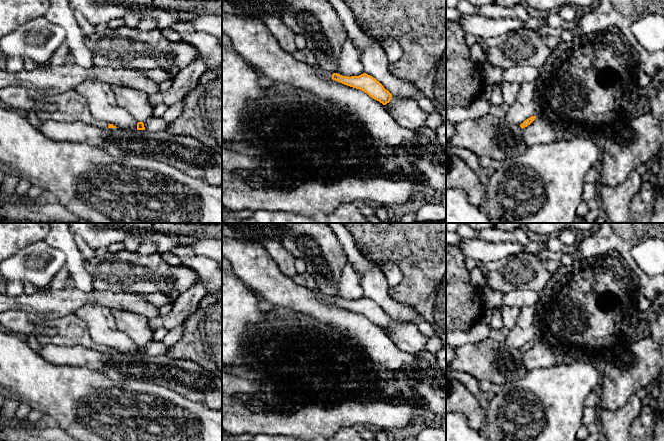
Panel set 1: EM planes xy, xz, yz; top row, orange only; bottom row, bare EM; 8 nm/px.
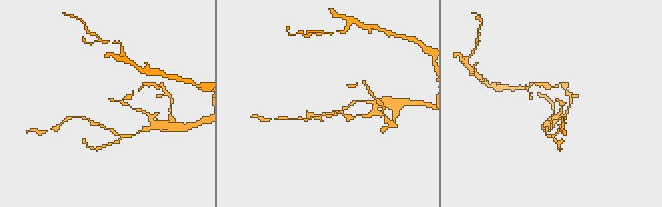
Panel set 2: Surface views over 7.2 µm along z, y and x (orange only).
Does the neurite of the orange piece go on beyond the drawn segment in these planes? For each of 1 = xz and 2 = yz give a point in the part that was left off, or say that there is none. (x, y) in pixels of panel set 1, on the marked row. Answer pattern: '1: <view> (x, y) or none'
1: xz (325, 74)
2: none

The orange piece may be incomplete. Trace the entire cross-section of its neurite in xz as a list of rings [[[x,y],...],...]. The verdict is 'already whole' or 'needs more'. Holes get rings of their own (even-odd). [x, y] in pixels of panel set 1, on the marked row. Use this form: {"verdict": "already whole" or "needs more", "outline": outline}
{"verdict": "needs more", "outline": [[[315,66],[315,68],[324,78],[333,79],[344,85],[360,89],[383,105],[386,105],[391,100],[392,94],[379,81],[366,73],[359,76],[347,77],[337,73],[327,72],[319,66]]]}

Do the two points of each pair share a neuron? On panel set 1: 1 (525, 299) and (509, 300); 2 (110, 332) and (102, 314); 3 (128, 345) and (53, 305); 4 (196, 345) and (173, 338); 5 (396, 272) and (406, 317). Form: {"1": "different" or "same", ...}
{"1": "same", "2": "same", "3": "different", "4": "different", "5": "different"}

